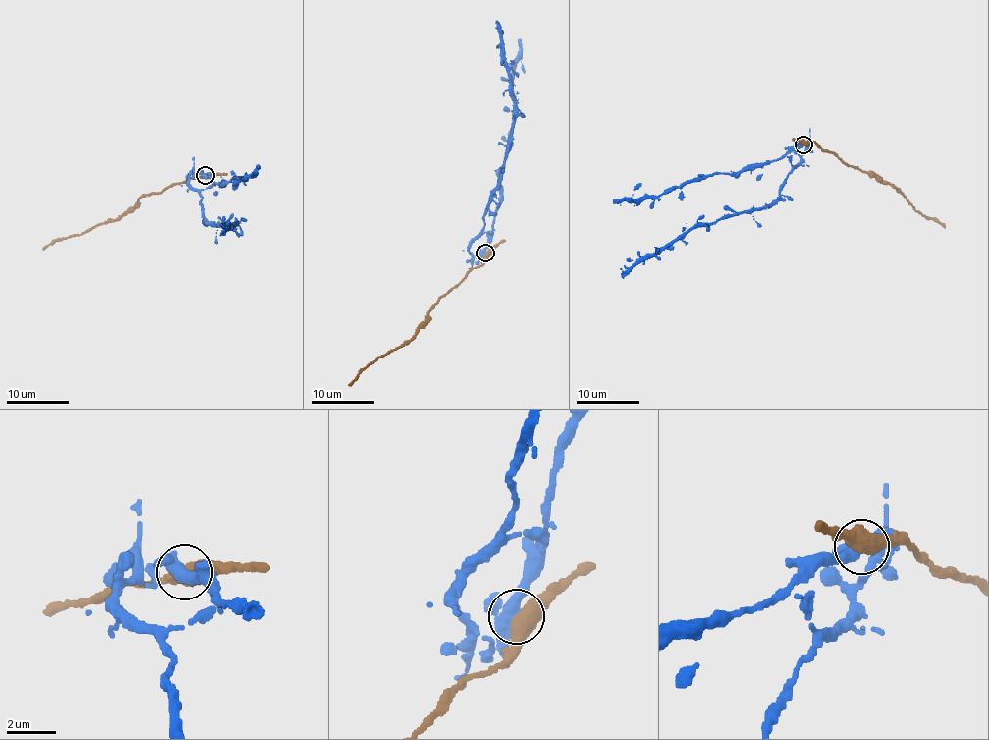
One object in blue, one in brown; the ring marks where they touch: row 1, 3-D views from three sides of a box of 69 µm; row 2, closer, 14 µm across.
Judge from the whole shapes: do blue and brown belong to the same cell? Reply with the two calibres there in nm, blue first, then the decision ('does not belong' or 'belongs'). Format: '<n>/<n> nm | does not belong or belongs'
340/420 nm | does not belong

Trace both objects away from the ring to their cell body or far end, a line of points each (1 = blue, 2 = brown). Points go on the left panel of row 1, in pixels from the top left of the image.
1: (205, 175), (214, 182), (202, 189), (202, 215), (212, 223), (226, 221), (234, 225), (236, 220), (220, 234)
2: (205, 175), (140, 198), (115, 219), (96, 224), (43, 249)

